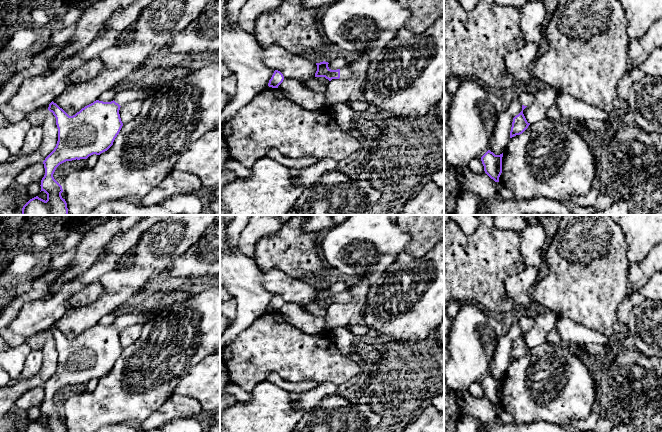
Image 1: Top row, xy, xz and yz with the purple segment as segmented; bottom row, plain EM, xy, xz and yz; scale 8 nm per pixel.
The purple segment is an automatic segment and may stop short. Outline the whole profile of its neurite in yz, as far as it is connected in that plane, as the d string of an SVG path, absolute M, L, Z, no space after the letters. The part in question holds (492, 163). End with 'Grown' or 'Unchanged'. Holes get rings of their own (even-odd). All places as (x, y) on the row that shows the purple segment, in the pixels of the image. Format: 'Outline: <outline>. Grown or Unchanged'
Outline: M490 150L481 157L485 173L495 182L499 182L499 177L502 173L502 157L503 153L495 155Z. Unchanged

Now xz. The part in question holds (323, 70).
Outline: M320 62L316 63L317 71L315 73L315 77L325 77L329 81L332 79L349 79L353 76L353 71L351 70L350 66L347 65L341 69L331 70L328 67L328 62Z. Grown

